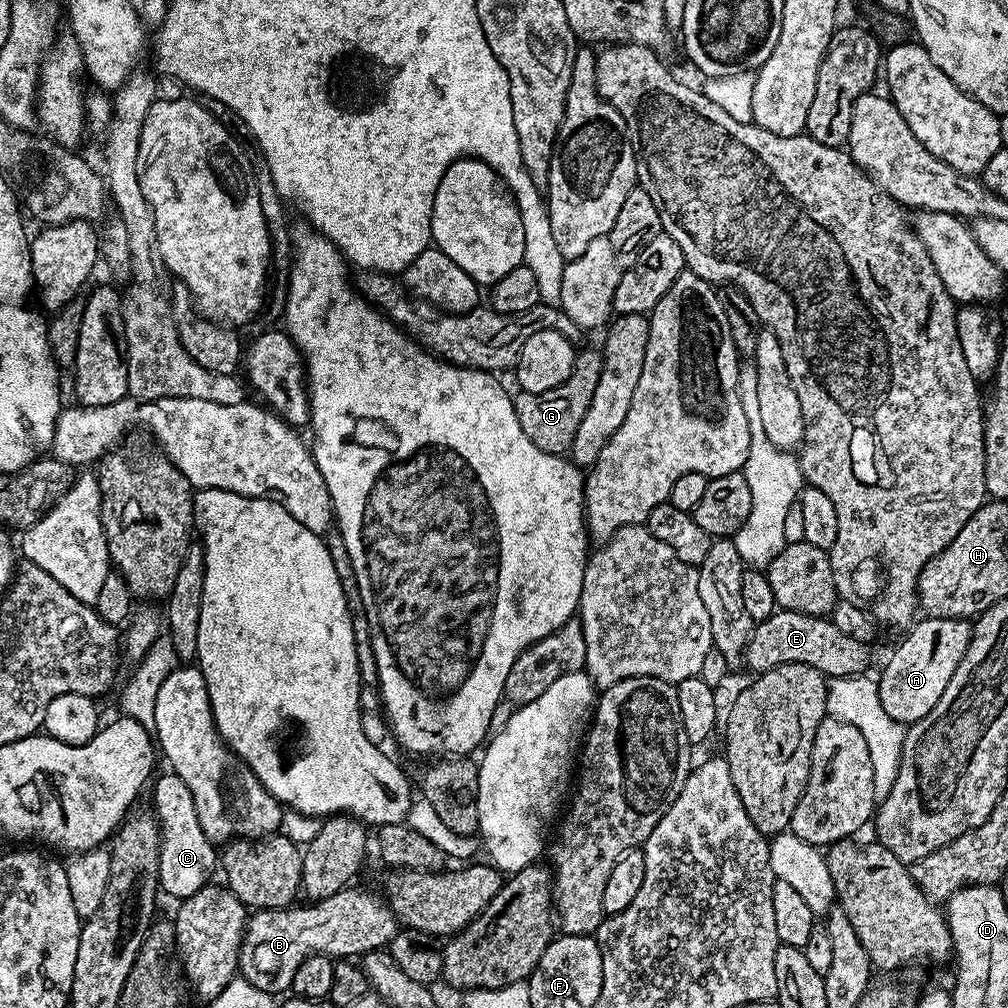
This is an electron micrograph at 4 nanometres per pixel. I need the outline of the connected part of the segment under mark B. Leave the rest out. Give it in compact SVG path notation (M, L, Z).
M349 886L325 900L305 903L305 908L289 906L253 911L240 943L239 975L258 990L287 993L298 966L302 966L307 956L360 958L366 952L387 949L397 934L398 917L389 908L387 899L377 896L364 888Z

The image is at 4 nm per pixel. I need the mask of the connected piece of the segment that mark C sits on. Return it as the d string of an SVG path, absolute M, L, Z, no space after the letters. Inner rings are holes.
M171 770L165 773L165 776L157 775L151 785L151 807L154 809L156 823L160 826L160 888L163 895L165 892L181 901L213 879L212 871L218 868L218 852L212 849L215 848L213 841L206 838L198 822L198 810L194 810L194 794L190 794L186 782L182 782L182 778L178 778Z

